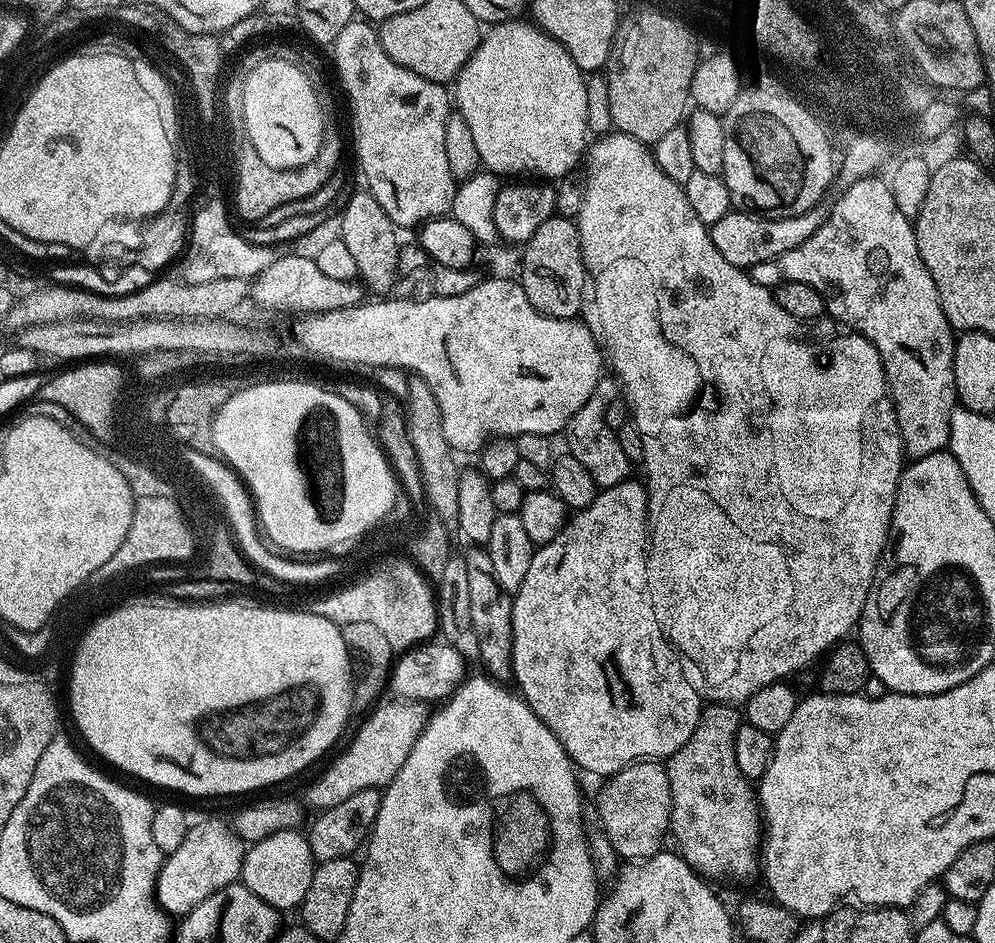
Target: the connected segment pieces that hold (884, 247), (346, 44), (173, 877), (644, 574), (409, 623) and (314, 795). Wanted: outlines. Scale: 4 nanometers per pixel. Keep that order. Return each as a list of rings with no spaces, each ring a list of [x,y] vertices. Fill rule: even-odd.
[[[873,174],[865,176],[863,180],[847,185],[843,189],[844,193],[837,198],[836,205],[834,203],[831,205],[828,217],[822,222],[822,226],[818,226],[818,230],[814,230],[814,234],[810,234],[810,238],[806,238],[806,242],[802,242],[802,246],[794,246],[794,250],[786,250],[786,254],[782,254],[777,260],[758,262],[758,266],[751,268],[750,275],[752,280],[761,284],[763,288],[775,289],[777,284],[785,280],[806,282],[806,286],[814,286],[814,290],[818,290],[818,294],[822,294],[825,313],[837,325],[855,332],[858,336],[865,336],[870,341],[874,346],[874,350],[878,350],[878,354],[884,363],[884,373],[888,379],[888,394],[892,397],[892,405],[896,407],[896,417],[900,427],[900,443],[903,444],[905,453],[912,460],[917,460],[918,458],[926,458],[926,454],[945,451],[948,447],[950,414],[958,407],[956,379],[954,378],[956,336],[946,318],[946,314],[942,310],[942,302],[938,298],[938,286],[934,286],[934,278],[930,278],[930,270],[926,270],[926,262],[922,262],[922,254],[918,254],[918,242],[916,241],[916,230],[913,221],[902,213],[897,203],[894,202],[889,181],[884,178],[879,180],[880,178],[879,175]]]
[[[353,18],[330,52],[339,55],[340,72],[356,100],[360,155],[354,160],[364,171],[366,190],[400,230],[449,215],[458,185],[446,163],[449,89],[398,66],[382,50],[377,29],[364,18]]]
[[[200,820],[191,825],[178,850],[167,853],[160,865],[156,879],[154,899],[169,917],[179,918],[198,906],[210,894],[222,890],[228,884],[235,884],[241,879],[240,871],[244,865],[245,841],[236,835],[231,823],[220,820]]]
[[[636,478],[623,480],[609,488],[597,491],[594,502],[590,506],[579,509],[571,517],[569,523],[548,544],[539,545],[532,553],[530,571],[526,573],[522,586],[511,597],[513,616],[513,656],[512,677],[519,695],[525,702],[550,726],[552,733],[562,742],[564,749],[568,751],[573,764],[579,771],[590,771],[605,778],[618,774],[627,768],[629,764],[637,762],[660,762],[672,756],[694,734],[694,730],[700,721],[702,711],[701,693],[688,681],[684,672],[684,664],[671,640],[664,635],[660,628],[658,618],[654,614],[652,595],[648,589],[648,545],[650,543],[650,529],[648,527],[648,490],[643,483]]]
[[[407,559],[399,567],[387,567],[388,572],[372,577],[367,584],[344,591],[344,595],[333,596],[327,602],[313,605],[313,613],[324,616],[336,624],[356,622],[359,619],[373,619],[378,629],[386,634],[396,648],[404,652],[418,644],[431,641],[437,631],[436,594],[427,576]]]
[[[392,702],[371,709],[363,717],[356,737],[339,753],[340,757],[305,790],[302,800],[309,809],[323,810],[330,806],[338,806],[338,802],[346,802],[358,790],[367,788],[387,788],[389,782],[398,774],[402,762],[410,754],[414,742],[422,734],[424,725],[428,723],[429,709],[420,702]]]

